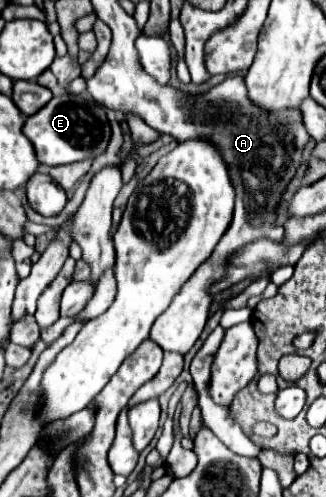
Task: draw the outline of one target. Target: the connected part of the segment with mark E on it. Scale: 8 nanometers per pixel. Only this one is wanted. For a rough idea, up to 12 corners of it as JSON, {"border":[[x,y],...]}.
{"border":[[63,94],[29,116],[23,134],[43,166],[105,152],[105,108]]}

